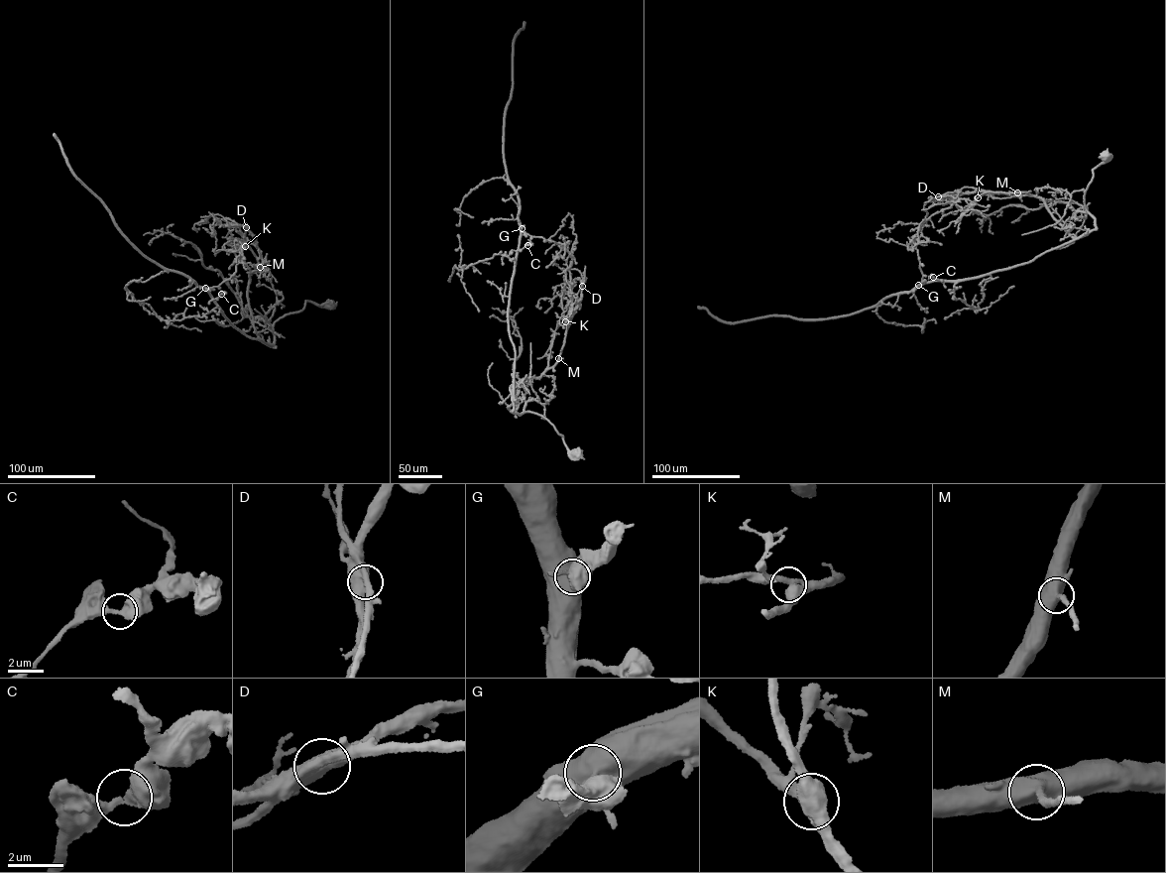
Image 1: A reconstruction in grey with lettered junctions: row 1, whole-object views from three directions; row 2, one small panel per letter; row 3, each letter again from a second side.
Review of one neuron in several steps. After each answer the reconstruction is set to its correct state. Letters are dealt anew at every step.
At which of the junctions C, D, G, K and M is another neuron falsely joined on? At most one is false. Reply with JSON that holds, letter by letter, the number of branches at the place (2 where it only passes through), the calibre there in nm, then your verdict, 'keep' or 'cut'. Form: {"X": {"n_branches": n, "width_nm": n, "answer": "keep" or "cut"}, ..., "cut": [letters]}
{"C": {"n_branches": 2, "width_nm": 440, "answer": "keep"}, "D": {"n_branches": 2, "width_nm": 400, "answer": "cut"}, "G": {"n_branches": 2, "width_nm": 440, "answer": "keep"}, "K": {"n_branches": 2, "width_nm": 500, "answer": "keep"}, "M": {"n_branches": 2, "width_nm": 500, "answer": "keep"}, "cut": ["D"]}

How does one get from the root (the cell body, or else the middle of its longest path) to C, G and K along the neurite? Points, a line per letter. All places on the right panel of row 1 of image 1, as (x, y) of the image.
C: (1105, 157), (1109, 160), (1093, 170), (1084, 196), (1096, 229), (1010, 268), (951, 282), (933, 277)
G: (1105, 157), (1109, 160), (1093, 170), (1084, 196), (1096, 229), (1019, 265), (972, 278), (918, 285)
K: (1105, 157), (1109, 160), (1093, 170), (1084, 196), (1096, 229), (1076, 238), (1039, 197), (1020, 191), (978, 197)

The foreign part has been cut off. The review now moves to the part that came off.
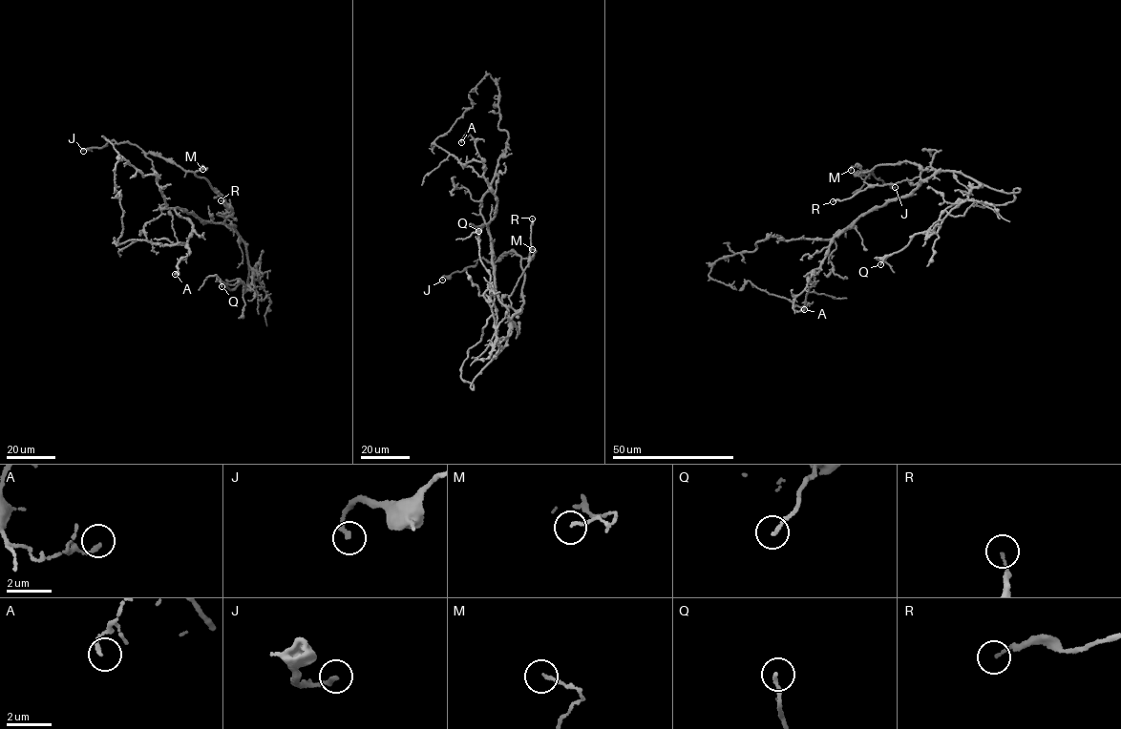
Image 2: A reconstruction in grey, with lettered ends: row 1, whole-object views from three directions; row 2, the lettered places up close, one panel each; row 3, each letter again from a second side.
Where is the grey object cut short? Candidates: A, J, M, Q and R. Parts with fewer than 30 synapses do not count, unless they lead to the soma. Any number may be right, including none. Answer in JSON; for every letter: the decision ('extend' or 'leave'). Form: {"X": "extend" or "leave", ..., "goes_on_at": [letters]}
{"A": "leave", "J": "leave", "M": "leave", "Q": "leave", "R": "leave", "goes_on_at": []}

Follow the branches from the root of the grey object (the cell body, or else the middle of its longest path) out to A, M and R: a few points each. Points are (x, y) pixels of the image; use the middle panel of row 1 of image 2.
A: (495, 278), (487, 225), (495, 218), (497, 199), (486, 181), (484, 165), (474, 140), (467, 134), (461, 142)
M: (495, 278), (495, 293), (499, 301), (520, 311), (524, 281), (520, 260), (533, 258), (536, 251), (532, 249)
R: (495, 278), (497, 297), (511, 306), (509, 297), (528, 264), (532, 218)

